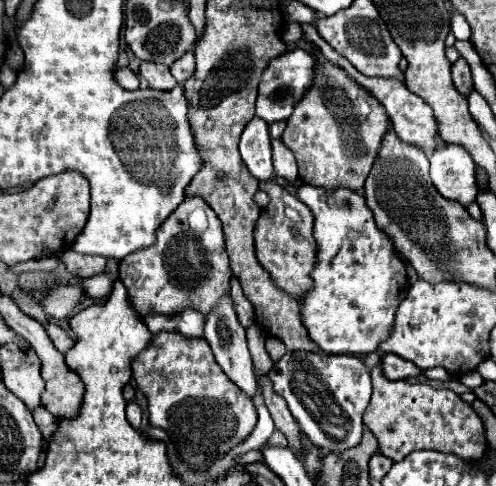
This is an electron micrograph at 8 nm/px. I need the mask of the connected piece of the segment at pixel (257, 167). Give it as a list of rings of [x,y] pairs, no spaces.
[[[260,117],[250,121],[240,137],[239,152],[258,181],[272,179],[272,145],[268,135],[268,123]]]

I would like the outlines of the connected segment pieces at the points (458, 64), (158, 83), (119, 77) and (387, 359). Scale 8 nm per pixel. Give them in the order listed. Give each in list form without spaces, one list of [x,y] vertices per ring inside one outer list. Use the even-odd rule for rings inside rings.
[[[462,57],[452,63],[452,81],[454,81],[454,87],[458,89],[458,93],[464,95],[464,97],[468,97],[470,91],[474,89],[470,65]]]
[[[144,61],[140,65],[140,77],[148,83],[148,87],[152,89],[174,89],[176,87],[176,81],[172,79],[170,75],[170,69],[160,65],[160,63],[150,63],[150,61]]]
[[[116,67],[114,77],[116,77],[116,81],[118,81],[124,89],[128,89],[128,91],[140,89],[140,79],[136,77],[136,73],[132,73],[132,69],[130,69],[130,67],[124,67],[124,69]]]
[[[384,355],[384,359],[382,359],[382,371],[392,381],[396,381],[396,379],[408,379],[408,377],[418,377],[422,373],[422,369],[418,369],[410,361],[402,361],[396,355]]]

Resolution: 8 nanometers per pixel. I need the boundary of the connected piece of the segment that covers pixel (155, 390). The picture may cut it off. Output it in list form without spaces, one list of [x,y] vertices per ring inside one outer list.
[[[160,331],[152,345],[132,361],[132,377],[148,399],[150,425],[164,429],[178,457],[190,467],[212,465],[220,455],[228,455],[256,427],[256,409],[218,369],[206,341],[192,341],[180,333]]]

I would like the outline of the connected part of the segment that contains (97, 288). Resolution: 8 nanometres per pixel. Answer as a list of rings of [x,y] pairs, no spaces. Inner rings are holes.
[[[100,273],[98,277],[90,277],[88,281],[80,281],[80,283],[82,283],[84,291],[86,291],[90,297],[100,299],[100,297],[106,297],[106,295],[110,293],[112,281],[114,281],[114,279],[112,279],[108,273]]]

